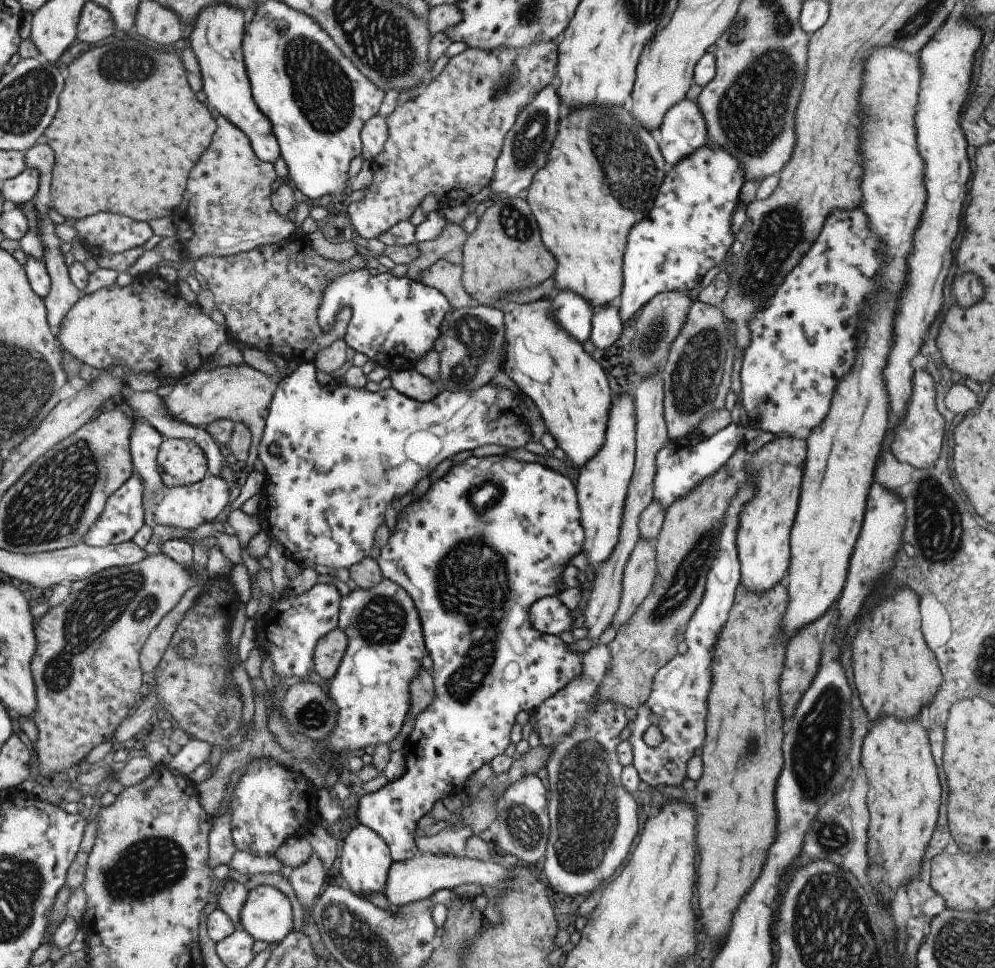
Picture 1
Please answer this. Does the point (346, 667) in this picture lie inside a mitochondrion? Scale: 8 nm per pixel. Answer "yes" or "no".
no

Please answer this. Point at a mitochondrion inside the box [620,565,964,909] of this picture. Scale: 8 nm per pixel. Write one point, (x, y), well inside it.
(818, 749)

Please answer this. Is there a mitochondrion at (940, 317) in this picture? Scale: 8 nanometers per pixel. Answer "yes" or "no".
no

